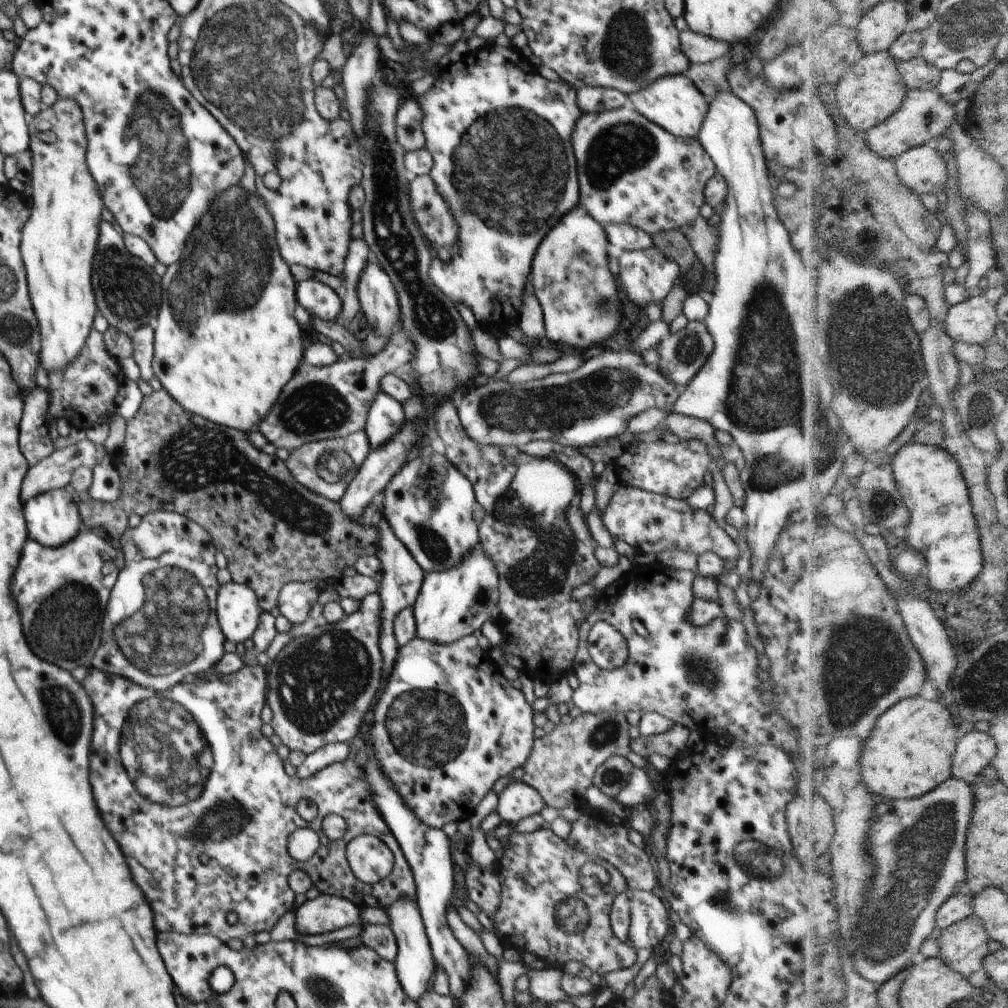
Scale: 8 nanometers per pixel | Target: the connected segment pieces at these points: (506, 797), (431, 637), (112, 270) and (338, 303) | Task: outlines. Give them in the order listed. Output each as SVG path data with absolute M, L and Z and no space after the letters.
M521 781L508 784L497 795L498 804L495 811L502 824L516 825L522 818L539 814L545 805L542 796Z
M482 546L470 548L458 566L444 572L425 572L422 588L412 606L416 632L422 640L450 644L458 638L474 635L492 616L497 615L499 573Z
M101 220L98 226L96 253L92 258L92 292L96 310L104 316L109 326L118 328L128 337L142 326L156 325L156 316L161 306L161 277L140 258L133 256L123 242L124 234L109 222Z
M309 279L297 283L296 301L310 316L316 316L326 322L335 321L342 311L343 300L326 284Z

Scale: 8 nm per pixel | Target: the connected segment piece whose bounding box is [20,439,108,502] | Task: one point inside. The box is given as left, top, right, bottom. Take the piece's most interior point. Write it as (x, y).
(54, 472)

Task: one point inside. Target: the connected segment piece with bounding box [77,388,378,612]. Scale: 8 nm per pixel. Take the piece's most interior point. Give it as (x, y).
(173, 461)

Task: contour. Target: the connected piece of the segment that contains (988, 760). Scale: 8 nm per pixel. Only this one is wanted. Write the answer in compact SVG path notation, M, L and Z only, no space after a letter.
M973 730L966 734L959 743L959 751L955 757L955 777L970 780L972 783L978 780L978 776L993 766L998 756L999 745L996 738L989 732Z

